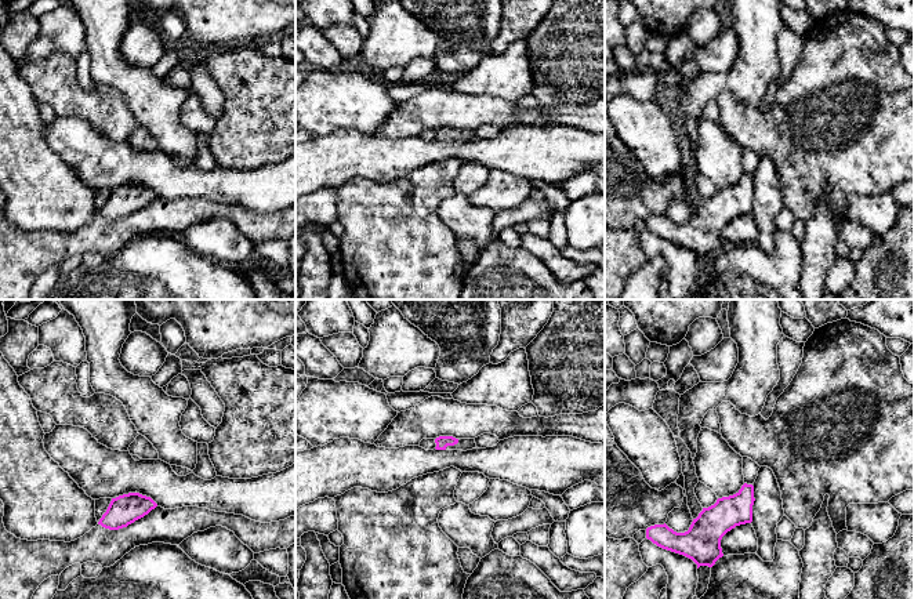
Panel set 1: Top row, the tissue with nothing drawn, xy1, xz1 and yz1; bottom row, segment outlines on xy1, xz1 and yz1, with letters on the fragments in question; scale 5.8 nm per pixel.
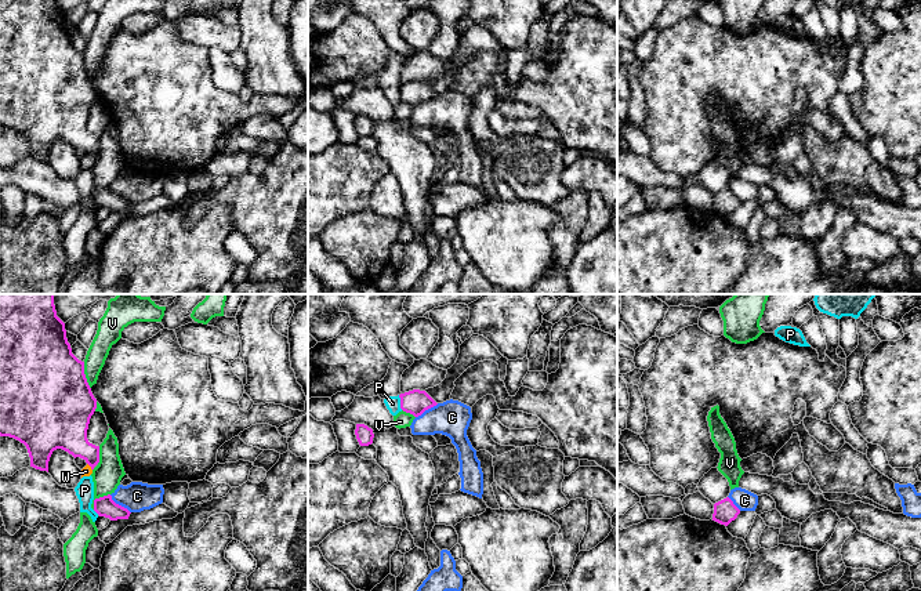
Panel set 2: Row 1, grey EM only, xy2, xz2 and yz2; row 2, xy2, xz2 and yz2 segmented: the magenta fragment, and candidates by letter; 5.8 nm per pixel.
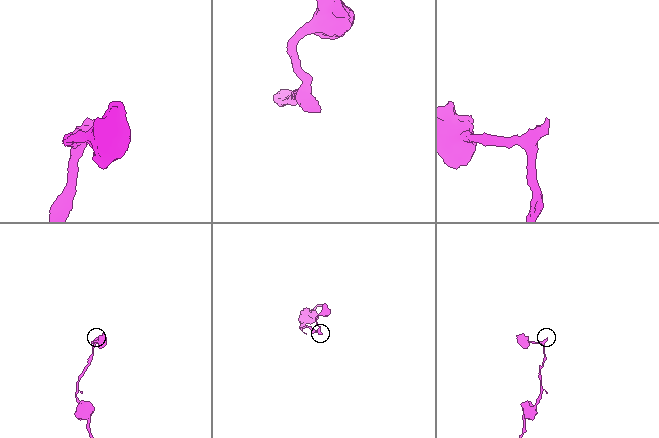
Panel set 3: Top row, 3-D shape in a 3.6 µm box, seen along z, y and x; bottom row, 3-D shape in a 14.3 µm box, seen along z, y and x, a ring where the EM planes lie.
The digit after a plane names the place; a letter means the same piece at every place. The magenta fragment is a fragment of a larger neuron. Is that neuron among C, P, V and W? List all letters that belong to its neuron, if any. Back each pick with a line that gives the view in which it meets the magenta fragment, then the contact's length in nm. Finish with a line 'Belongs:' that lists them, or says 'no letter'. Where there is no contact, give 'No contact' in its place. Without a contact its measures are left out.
Belongs: no letter

